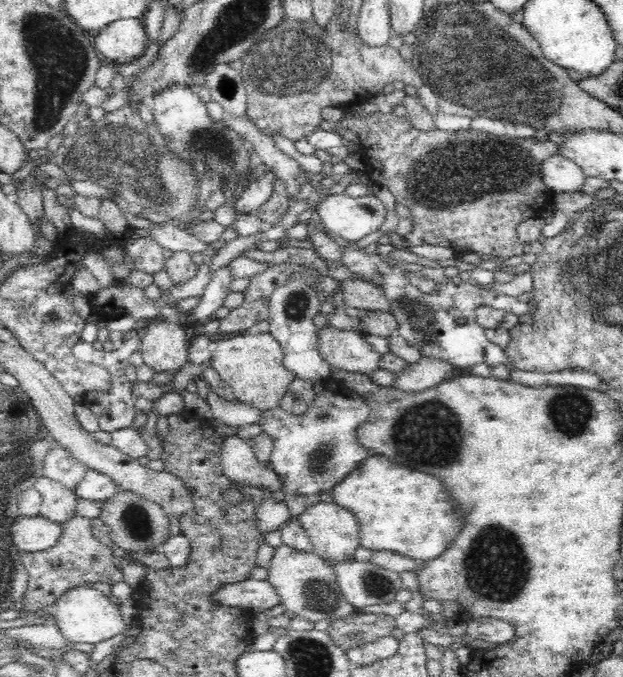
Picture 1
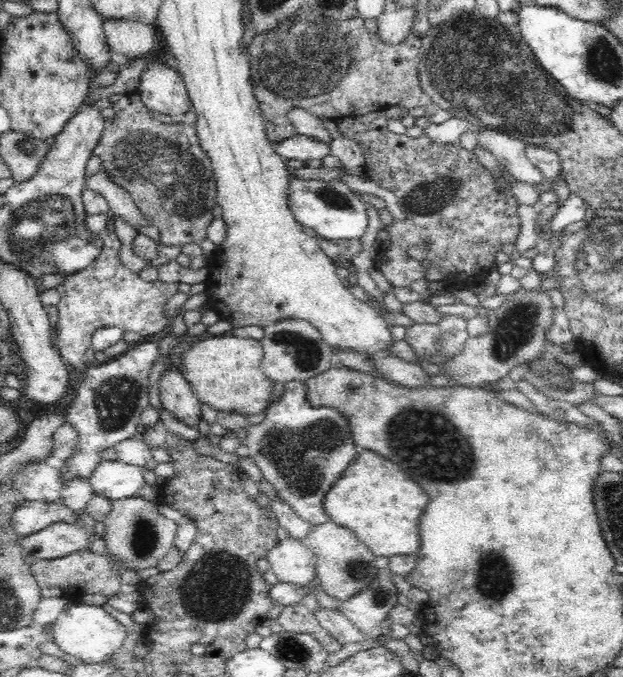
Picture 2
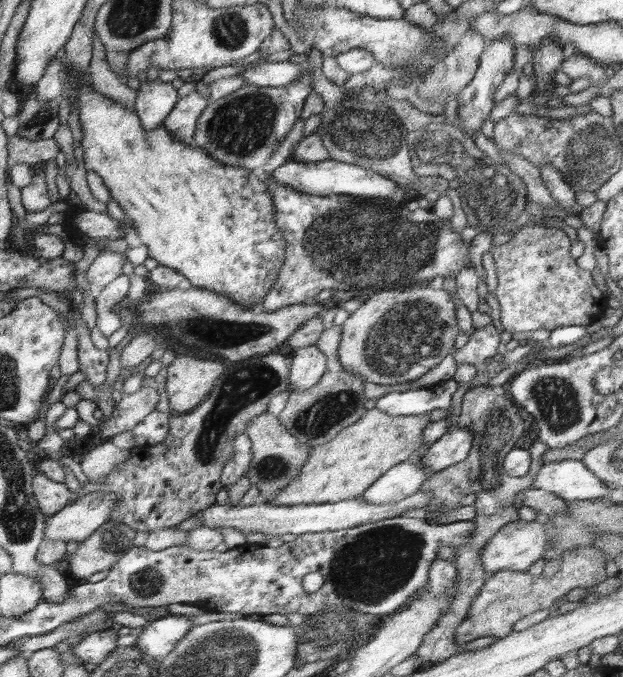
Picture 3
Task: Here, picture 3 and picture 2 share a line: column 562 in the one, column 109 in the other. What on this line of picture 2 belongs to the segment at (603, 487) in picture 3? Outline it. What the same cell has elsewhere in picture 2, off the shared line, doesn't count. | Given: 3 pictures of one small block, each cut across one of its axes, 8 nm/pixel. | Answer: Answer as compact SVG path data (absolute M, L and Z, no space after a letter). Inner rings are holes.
M102 459L88 479L93 494L112 501L130 499L146 484L142 471L143 467Z

